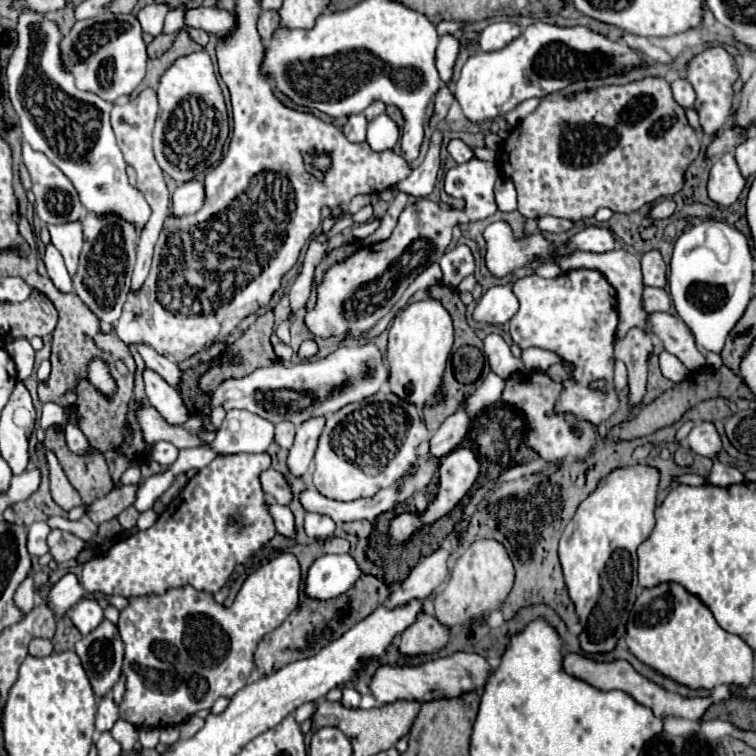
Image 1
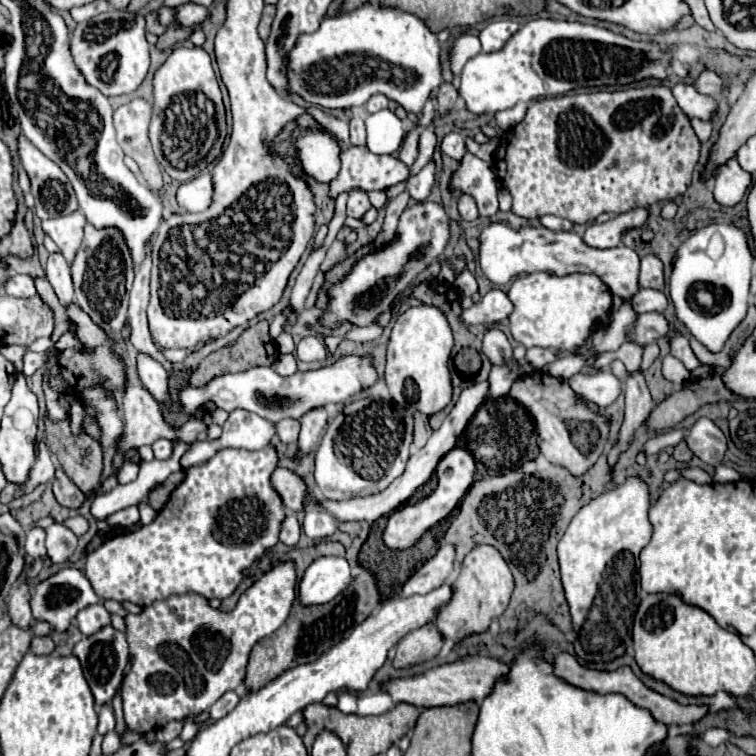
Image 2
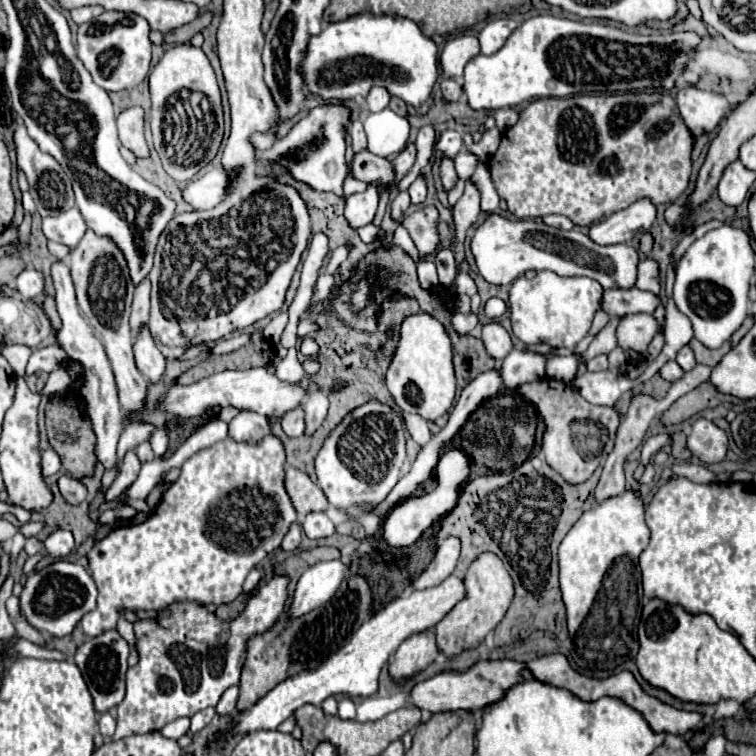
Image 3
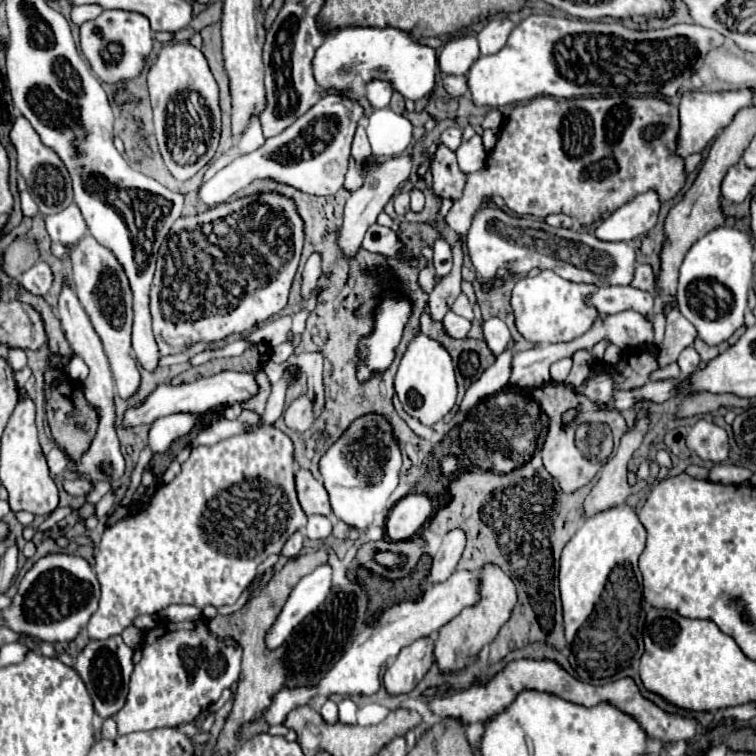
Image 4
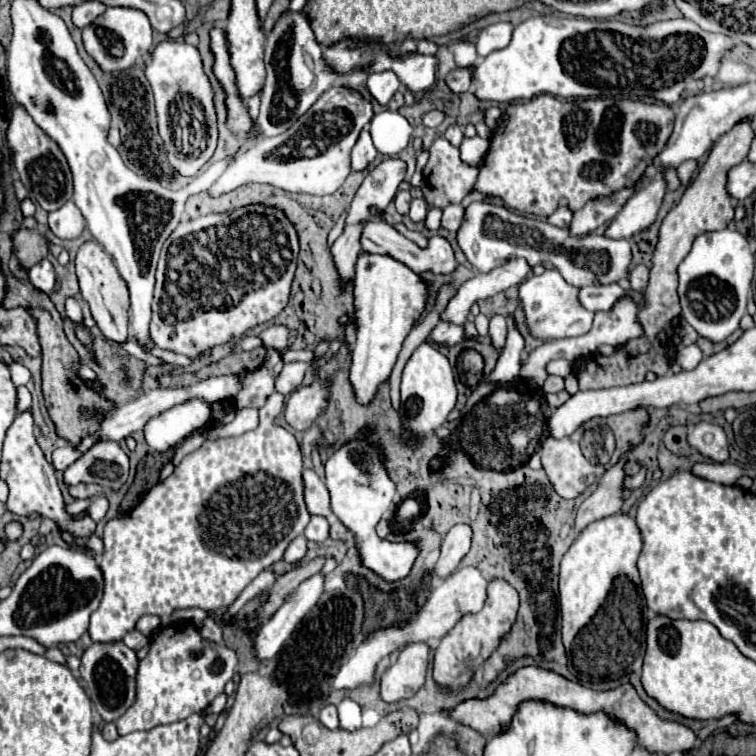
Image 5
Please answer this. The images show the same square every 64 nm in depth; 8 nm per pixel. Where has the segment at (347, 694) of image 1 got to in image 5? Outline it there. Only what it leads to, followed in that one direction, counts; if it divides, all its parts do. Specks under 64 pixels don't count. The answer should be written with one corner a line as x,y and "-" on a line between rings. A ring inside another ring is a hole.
344,698
338,704
338,714
340,714
340,726
344,730
358,730
362,726
362,708
350,698

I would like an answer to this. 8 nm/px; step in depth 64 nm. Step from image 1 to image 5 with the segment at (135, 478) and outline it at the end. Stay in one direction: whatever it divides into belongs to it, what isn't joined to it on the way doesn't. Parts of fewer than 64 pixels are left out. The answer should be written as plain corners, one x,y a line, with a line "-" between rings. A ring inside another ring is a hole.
98,496
92,504
90,504
90,508
86,510
88,512
88,516
92,518
92,520
102,520
104,516
106,516
106,510
108,510
108,500
106,500
106,496

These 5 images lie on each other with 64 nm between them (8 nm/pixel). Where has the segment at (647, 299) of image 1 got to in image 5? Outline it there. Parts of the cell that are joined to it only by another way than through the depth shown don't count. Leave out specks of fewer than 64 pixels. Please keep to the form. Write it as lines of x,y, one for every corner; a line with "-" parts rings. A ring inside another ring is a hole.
598,284
598,286
580,288
580,304
592,312
596,312
596,310
606,312
606,310
614,308
614,304
624,296
630,296
636,306
644,304
642,292
634,292
632,288
622,288
620,284
606,284
606,286

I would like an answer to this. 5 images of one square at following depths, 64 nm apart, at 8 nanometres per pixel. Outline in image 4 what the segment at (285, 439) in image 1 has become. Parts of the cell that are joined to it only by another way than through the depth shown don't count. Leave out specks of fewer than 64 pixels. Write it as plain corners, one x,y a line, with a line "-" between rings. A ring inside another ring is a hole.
300,396
296,398
284,412
284,422
290,430
296,430
296,432
306,432
312,422
314,422
314,416
312,416
312,406
310,406
310,400
306,396

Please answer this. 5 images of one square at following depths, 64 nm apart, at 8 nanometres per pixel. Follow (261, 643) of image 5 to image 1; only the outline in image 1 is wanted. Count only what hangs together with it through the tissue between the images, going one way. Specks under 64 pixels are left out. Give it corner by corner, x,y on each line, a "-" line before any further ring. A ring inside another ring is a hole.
324,554
308,570
306,594
328,600
344,594
362,576
352,554

